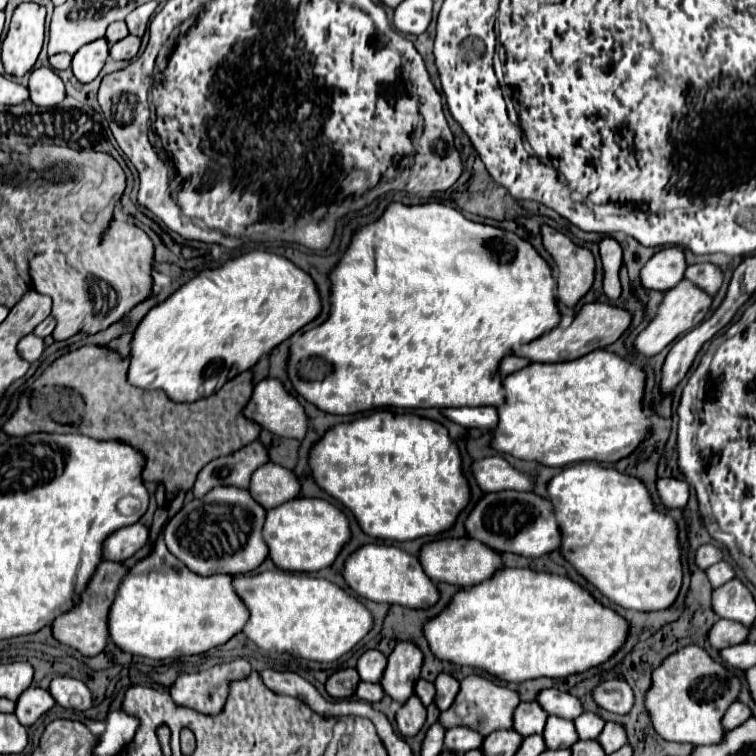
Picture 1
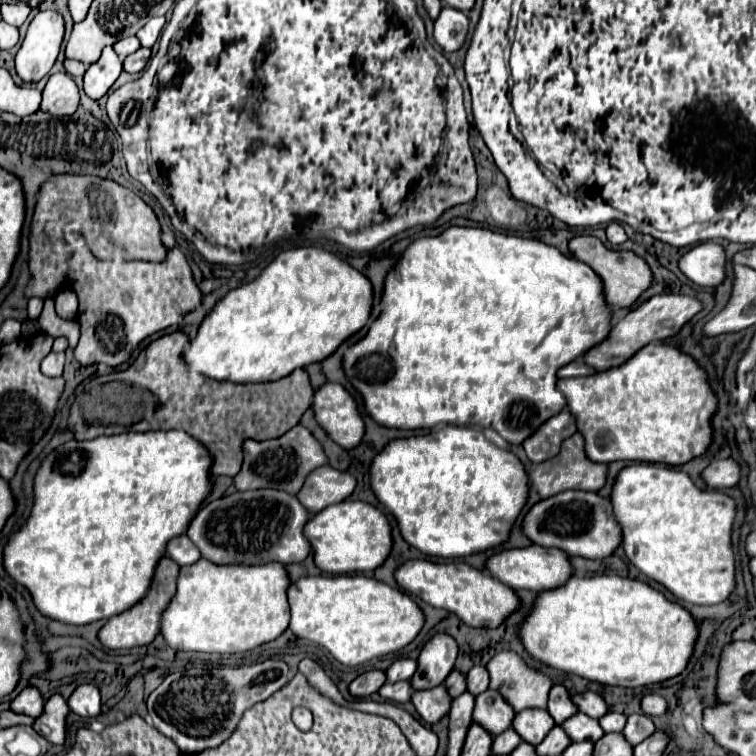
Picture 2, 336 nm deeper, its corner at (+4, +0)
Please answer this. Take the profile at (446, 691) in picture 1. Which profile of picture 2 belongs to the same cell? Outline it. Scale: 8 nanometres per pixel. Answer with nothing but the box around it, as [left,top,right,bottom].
[467,667,489,695]

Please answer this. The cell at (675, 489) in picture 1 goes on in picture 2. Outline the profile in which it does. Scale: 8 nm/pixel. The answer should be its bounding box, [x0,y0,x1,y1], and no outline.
[703,459,741,489]

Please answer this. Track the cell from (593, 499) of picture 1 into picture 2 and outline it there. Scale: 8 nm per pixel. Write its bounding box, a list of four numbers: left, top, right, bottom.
[611,463,737,605]

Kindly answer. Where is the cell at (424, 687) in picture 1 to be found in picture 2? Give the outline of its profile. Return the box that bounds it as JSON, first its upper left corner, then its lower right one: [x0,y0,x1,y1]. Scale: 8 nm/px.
[443,671,467,697]

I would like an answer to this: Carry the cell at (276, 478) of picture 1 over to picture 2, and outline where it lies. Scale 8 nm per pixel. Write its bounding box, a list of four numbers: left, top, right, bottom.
[297,467,357,513]

